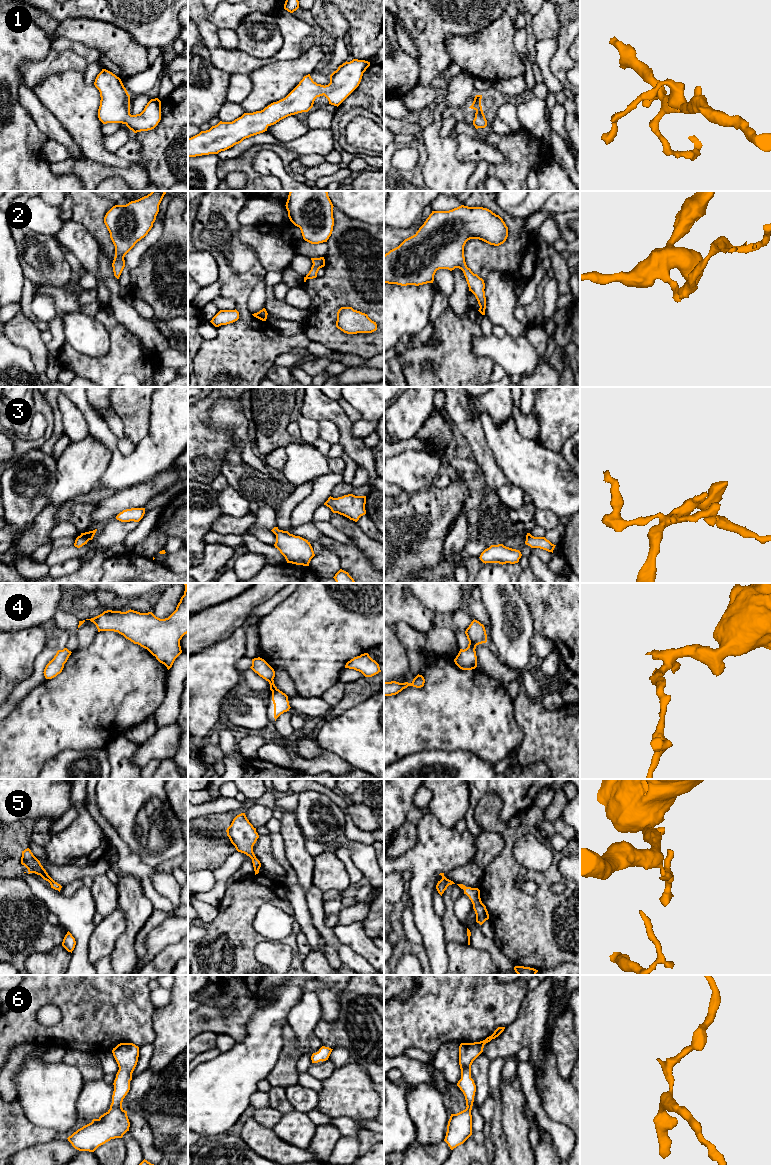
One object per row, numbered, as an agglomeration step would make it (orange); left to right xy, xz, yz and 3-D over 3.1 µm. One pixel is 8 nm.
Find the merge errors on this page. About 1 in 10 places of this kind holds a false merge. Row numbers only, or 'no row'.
no row

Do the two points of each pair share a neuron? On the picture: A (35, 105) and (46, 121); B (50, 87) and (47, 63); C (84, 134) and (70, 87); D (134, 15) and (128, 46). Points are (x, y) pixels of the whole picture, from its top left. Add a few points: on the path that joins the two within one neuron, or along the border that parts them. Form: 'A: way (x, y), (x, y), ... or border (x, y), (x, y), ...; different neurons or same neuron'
A: way (36, 109), (42, 117); same neuron
B: border (72, 70), (46, 76), (33, 90); different neurons
C: way (81, 122), (75, 104), (70, 99); same neuron
D: border (109, 23), (125, 29), (140, 44), (147, 48); different neurons

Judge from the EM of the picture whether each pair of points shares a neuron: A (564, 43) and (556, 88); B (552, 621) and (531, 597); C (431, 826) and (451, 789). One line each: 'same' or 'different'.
A: different
B: same
C: different

